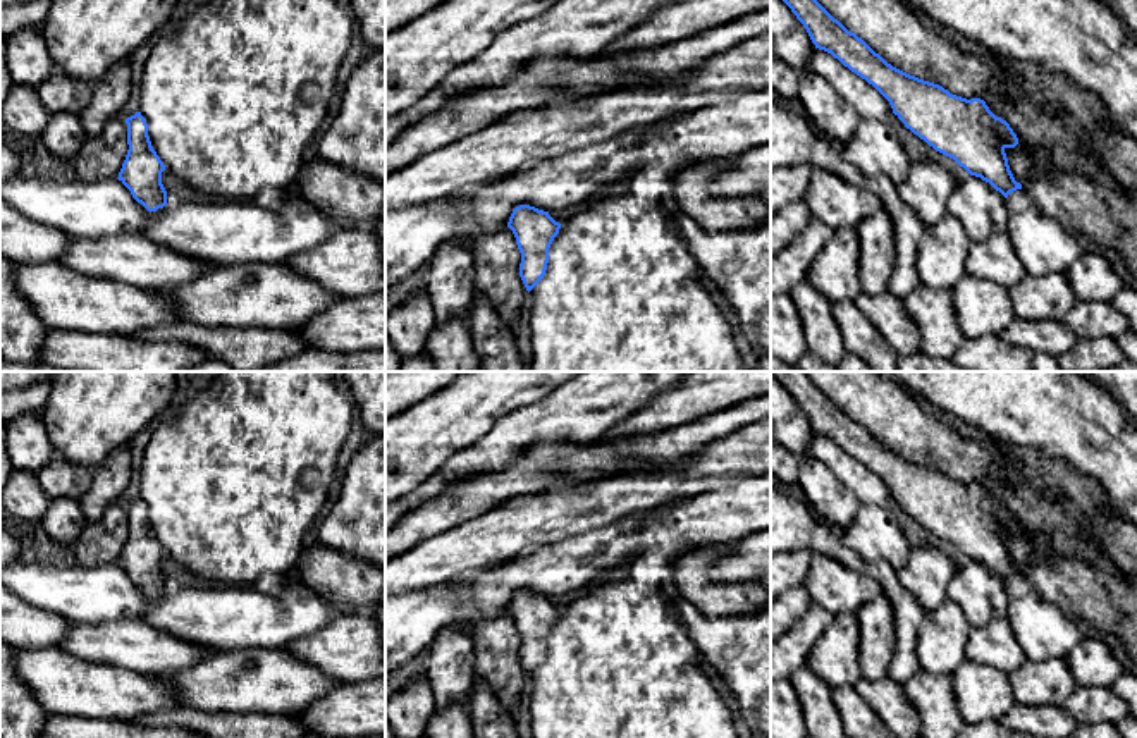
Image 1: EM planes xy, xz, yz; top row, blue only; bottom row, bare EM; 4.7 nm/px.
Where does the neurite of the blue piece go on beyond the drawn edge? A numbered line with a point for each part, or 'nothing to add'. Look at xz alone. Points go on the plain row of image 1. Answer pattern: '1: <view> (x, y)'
nothing to add

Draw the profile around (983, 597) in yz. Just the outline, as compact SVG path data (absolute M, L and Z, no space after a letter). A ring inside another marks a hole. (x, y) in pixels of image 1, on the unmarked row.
M975 561L956 568L948 585L948 599L960 606L975 628L1005 619L1011 602L1006 583Z

